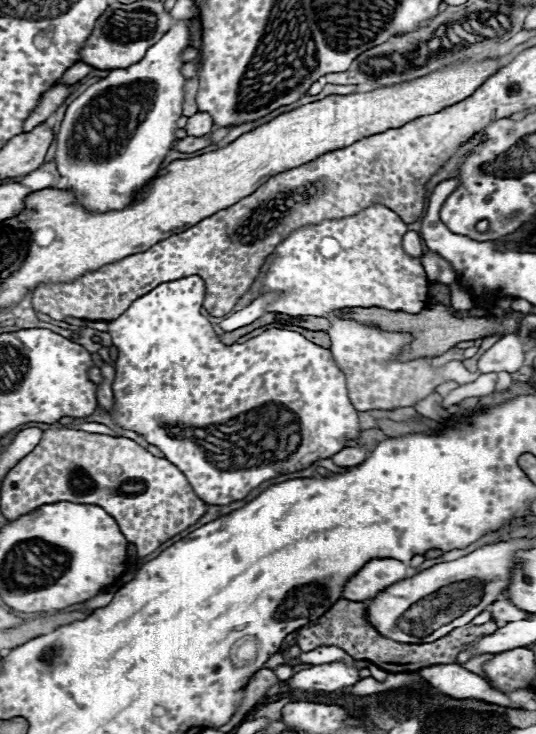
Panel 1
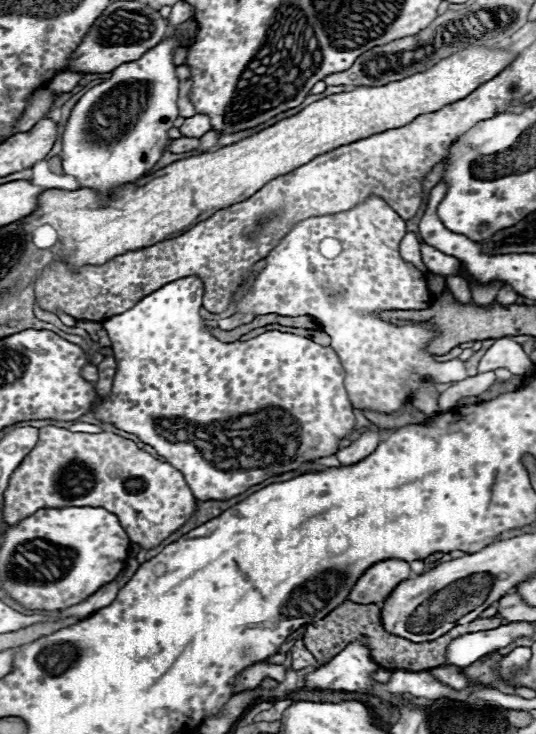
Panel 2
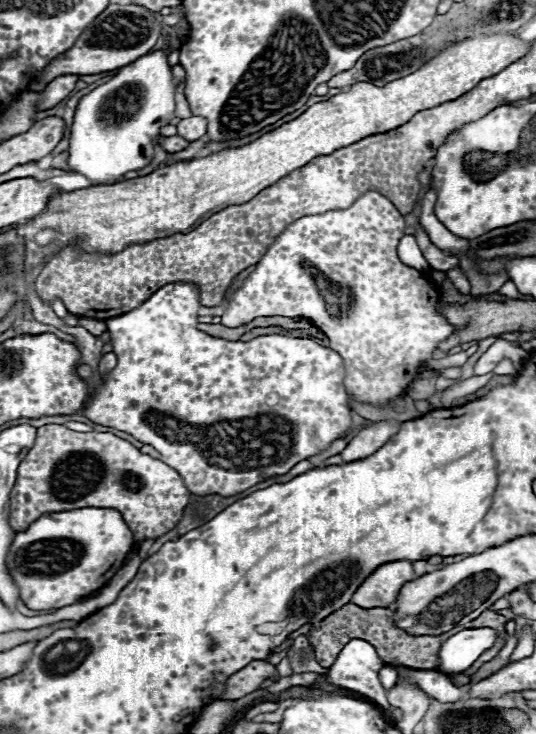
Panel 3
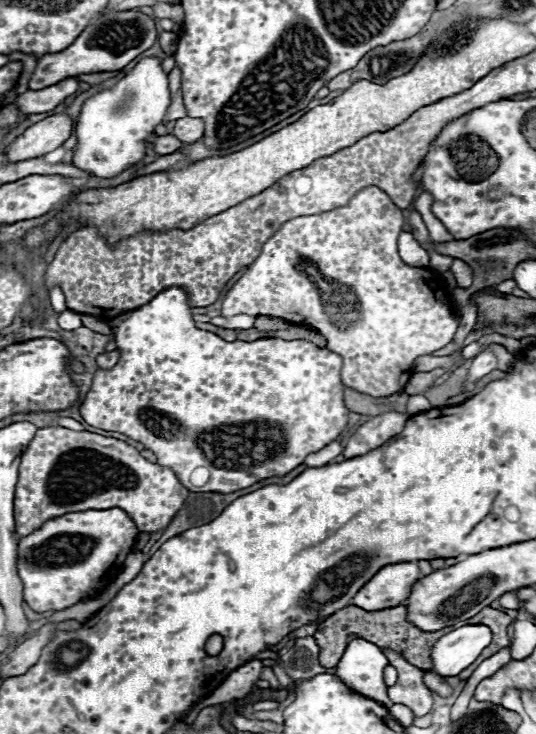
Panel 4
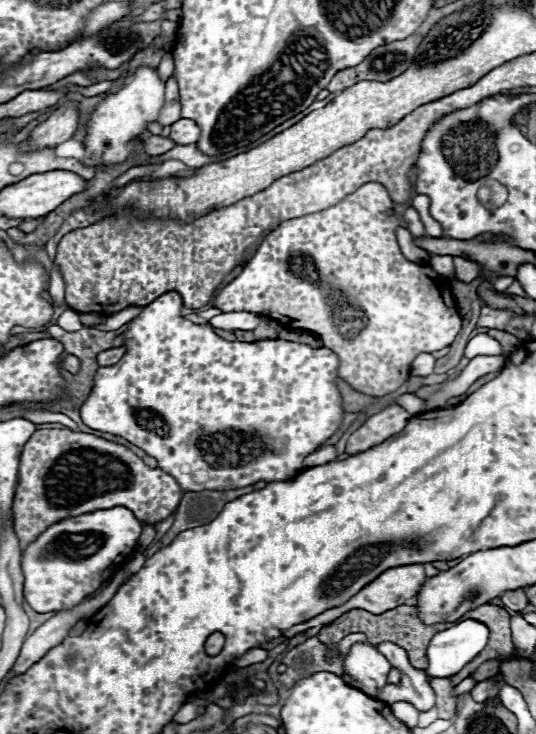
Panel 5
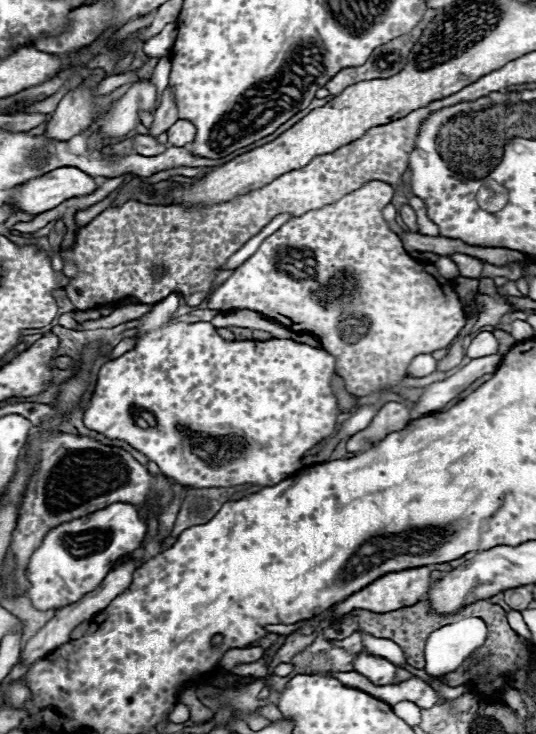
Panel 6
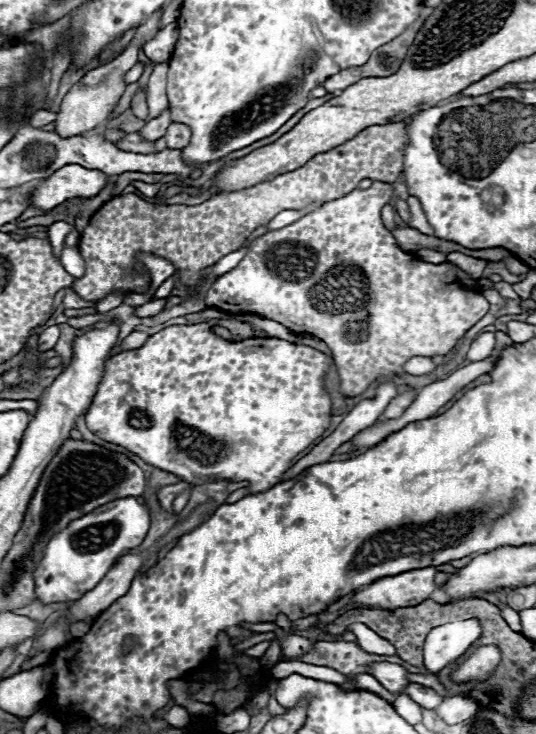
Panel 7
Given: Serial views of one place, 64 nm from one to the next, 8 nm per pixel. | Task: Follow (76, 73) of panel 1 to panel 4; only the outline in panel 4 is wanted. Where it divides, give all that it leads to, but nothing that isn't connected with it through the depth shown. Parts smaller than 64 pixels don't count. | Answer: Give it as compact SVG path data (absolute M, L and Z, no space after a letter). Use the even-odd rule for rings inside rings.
M66 78L58 84L42 88L42 90L26 90L24 94L20 94L14 100L14 104L16 104L18 112L22 112L22 114L40 114L40 112L54 110L64 98L78 92L78 88L80 86L74 78Z

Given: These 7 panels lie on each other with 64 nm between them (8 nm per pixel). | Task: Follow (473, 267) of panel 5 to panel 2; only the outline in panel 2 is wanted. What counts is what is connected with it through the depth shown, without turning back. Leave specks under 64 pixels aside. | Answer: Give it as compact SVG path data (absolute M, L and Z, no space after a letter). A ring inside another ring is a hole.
M448 276L448 278L446 278L446 284L448 284L448 288L452 290L452 294L456 296L456 300L460 300L462 304L470 304L470 302L472 302L468 282L466 282L462 276Z

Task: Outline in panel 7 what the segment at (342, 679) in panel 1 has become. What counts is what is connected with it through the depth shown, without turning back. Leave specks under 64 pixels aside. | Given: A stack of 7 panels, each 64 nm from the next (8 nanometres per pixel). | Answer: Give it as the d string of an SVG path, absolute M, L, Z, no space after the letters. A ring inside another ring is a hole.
M374 662L370 666L370 674L392 694L404 690L410 680L406 678L408 676L408 670L400 664L392 664L392 662Z

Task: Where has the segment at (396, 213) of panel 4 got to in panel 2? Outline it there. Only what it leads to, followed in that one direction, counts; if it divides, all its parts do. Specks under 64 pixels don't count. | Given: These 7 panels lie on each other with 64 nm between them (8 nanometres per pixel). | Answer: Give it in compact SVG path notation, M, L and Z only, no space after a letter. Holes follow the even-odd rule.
M368 196L364 202L360 202L358 206L354 206L352 210L348 212L338 212L338 214L326 214L326 216L314 216L314 218L306 218L306 220L300 220L272 250L270 254L264 258L266 260L266 266L254 276L254 282L250 284L248 292L236 302L236 312L234 314L254 314L254 316L264 316L264 314L280 314L280 316L312 316L312 318L318 318L322 330L332 338L332 348L334 352L338 354L344 370L346 370L346 390L348 390L348 396L350 396L350 402L354 408L370 408L370 410L378 410L378 412L394 412L398 410L400 406L406 404L406 398L412 398L412 394L416 392L416 388L422 384L422 382L460 382L466 376L466 370L464 370L464 364L462 362L436 362L432 358L432 354L428 352L428 344L432 338L436 338L436 328L434 324L426 322L426 320L420 320L420 322L410 322L410 324L404 324L404 326L396 326L392 322L386 322L382 320L378 314L384 312L384 310L424 310L424 308L430 308L432 304L432 294L428 290L428 284L426 284L426 274L416 270L412 264L404 262L400 258L400 252L398 252L398 246L400 246L400 240L404 238L406 234L406 222L378 196Z

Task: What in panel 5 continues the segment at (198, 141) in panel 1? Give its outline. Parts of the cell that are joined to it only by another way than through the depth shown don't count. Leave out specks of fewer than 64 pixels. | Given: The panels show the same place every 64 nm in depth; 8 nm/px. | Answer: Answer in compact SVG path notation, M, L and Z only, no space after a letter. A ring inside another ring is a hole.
M148 136L142 140L142 148L148 156L160 156L160 152L168 152L168 148L174 148L176 144L170 138L160 136Z

